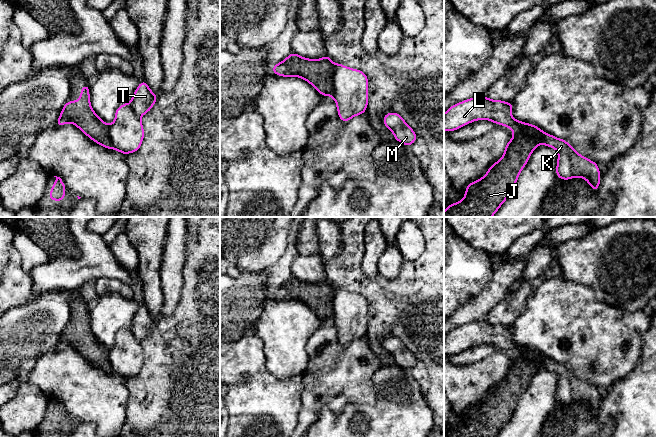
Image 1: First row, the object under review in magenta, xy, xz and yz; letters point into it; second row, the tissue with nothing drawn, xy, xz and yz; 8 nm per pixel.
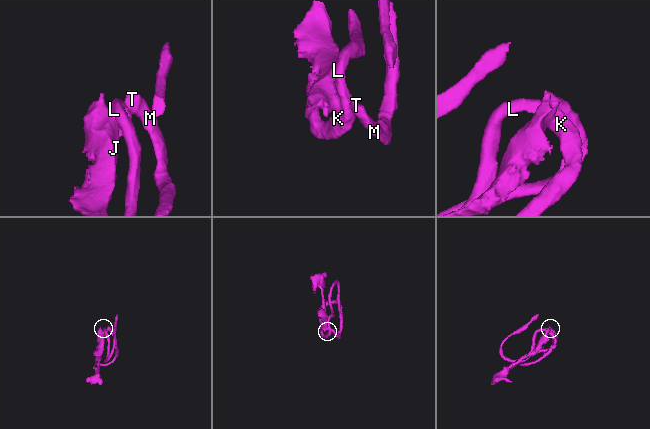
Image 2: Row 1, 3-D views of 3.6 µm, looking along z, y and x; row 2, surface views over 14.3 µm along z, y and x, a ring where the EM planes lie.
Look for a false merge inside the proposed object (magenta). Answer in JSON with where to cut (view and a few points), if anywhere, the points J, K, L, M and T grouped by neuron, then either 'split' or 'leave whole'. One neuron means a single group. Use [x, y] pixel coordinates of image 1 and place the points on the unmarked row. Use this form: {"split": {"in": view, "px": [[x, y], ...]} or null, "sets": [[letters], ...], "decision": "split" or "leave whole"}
{"split": {"in": "yz", "px": [[536, 354], [533, 359], [514, 357]]}, "sets": [["J"], ["K", "L", "M", "T"]], "decision": "split"}

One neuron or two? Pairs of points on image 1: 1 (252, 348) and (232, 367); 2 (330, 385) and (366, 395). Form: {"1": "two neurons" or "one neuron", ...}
{"1": "one neuron", "2": "one neuron"}

